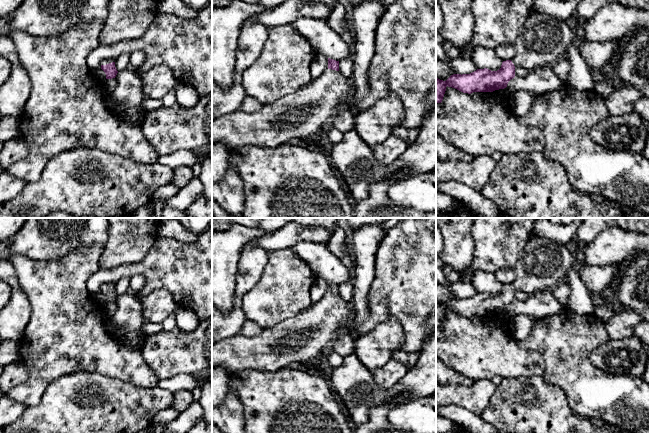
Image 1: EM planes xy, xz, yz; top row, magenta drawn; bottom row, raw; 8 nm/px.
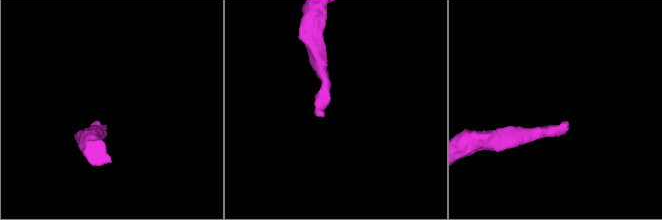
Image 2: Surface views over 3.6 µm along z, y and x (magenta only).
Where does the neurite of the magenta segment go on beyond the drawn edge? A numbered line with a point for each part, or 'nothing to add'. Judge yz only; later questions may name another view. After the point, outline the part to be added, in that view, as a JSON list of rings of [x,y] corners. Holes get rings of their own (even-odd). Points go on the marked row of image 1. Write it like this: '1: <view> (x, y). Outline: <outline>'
1: yz (543, 40). Outline: [[[531,13],[518,33],[517,41],[514,44],[516,55],[511,61],[515,67],[522,67],[528,72],[547,66],[553,67],[568,56],[568,49],[575,42],[577,42],[576,36],[566,20],[545,13]]]

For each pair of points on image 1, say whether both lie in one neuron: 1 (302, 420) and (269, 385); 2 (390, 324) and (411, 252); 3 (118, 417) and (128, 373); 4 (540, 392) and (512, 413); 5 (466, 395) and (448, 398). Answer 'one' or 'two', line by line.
1: one
2: two
3: two
4: one
5: one

